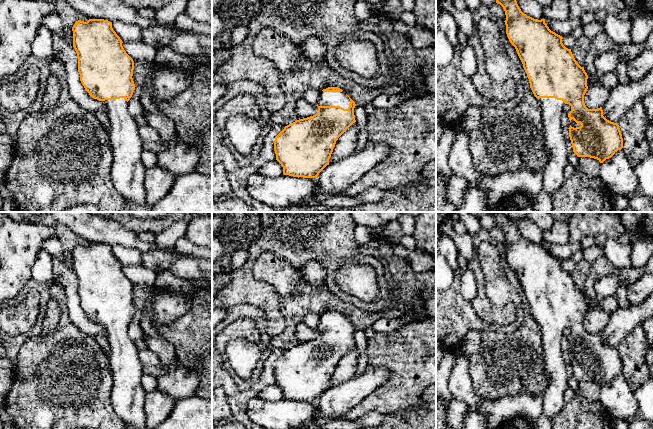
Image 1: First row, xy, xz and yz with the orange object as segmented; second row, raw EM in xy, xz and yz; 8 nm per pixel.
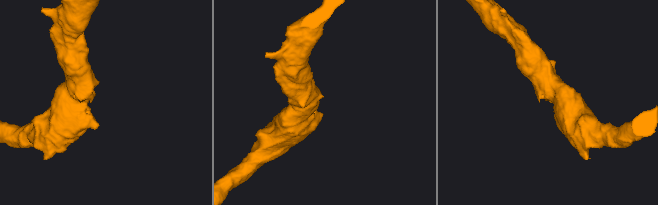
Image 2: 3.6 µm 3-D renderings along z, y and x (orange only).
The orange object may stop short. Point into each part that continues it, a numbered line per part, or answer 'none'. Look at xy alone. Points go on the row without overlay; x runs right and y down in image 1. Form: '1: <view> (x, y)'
1: xy (128, 397)

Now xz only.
1: xz (340, 323)

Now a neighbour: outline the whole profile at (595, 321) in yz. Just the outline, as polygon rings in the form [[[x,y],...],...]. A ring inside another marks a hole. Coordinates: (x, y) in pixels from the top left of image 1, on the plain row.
[[[600,306],[589,311],[584,319],[584,327],[588,333],[597,333],[604,329],[610,318],[610,313]]]

